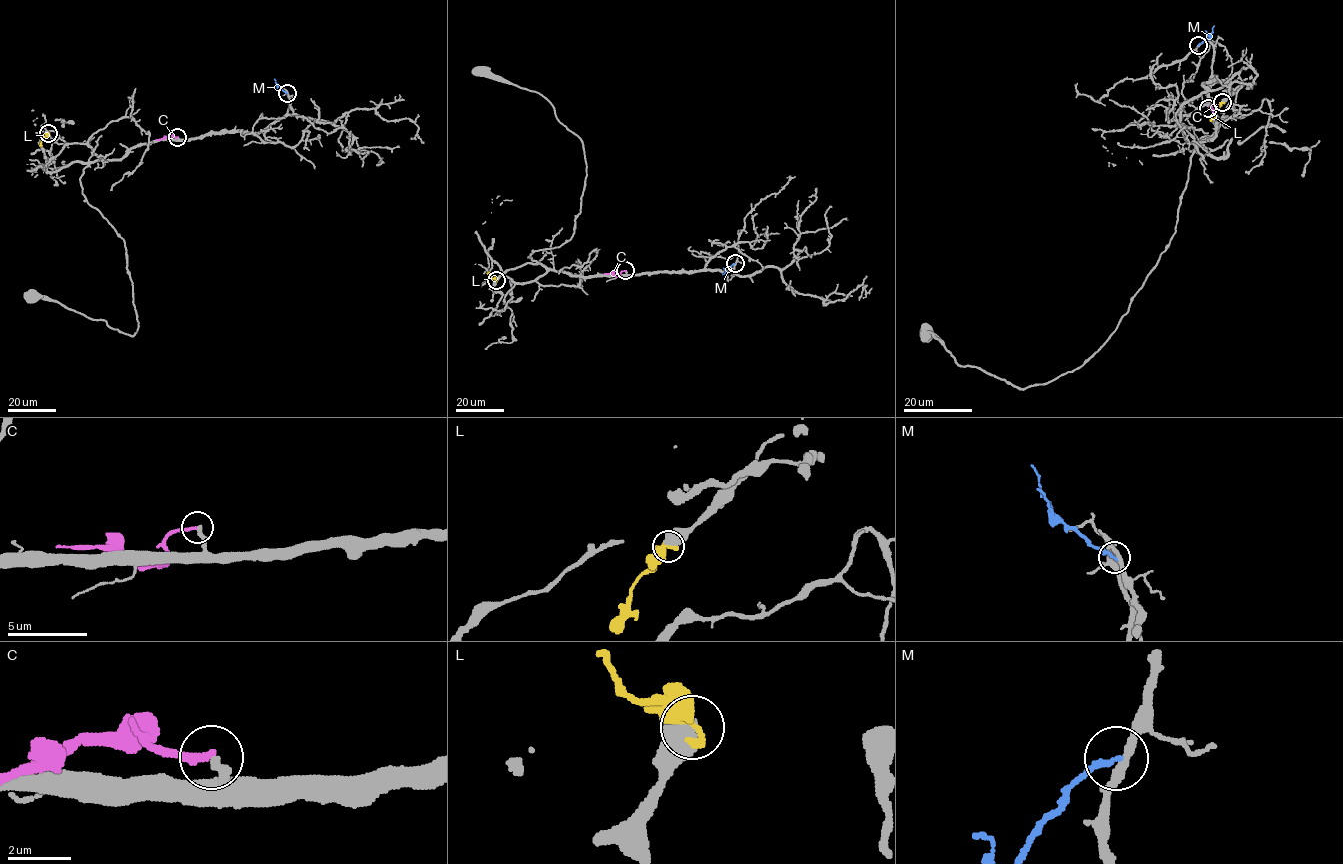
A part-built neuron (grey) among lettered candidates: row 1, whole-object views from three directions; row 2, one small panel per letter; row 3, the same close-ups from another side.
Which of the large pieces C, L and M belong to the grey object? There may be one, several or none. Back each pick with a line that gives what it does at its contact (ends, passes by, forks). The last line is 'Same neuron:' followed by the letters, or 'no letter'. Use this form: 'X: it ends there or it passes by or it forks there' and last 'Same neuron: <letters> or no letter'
Same neuron: no letter

